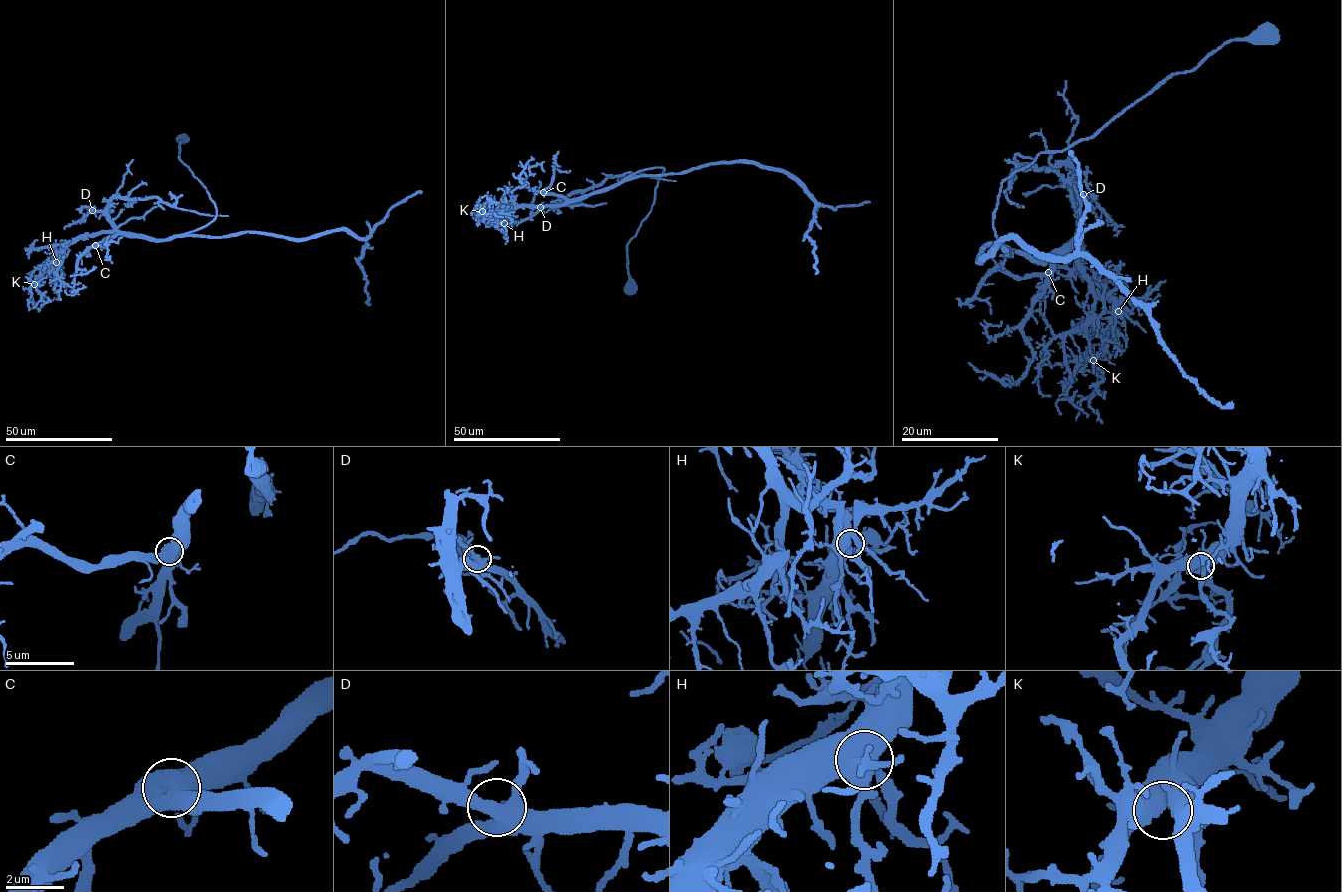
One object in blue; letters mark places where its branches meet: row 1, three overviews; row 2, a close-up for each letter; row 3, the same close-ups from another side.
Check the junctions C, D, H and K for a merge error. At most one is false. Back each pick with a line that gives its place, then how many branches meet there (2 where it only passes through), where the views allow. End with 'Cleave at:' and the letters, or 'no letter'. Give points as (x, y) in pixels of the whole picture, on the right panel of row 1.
Cleave at: no letter

